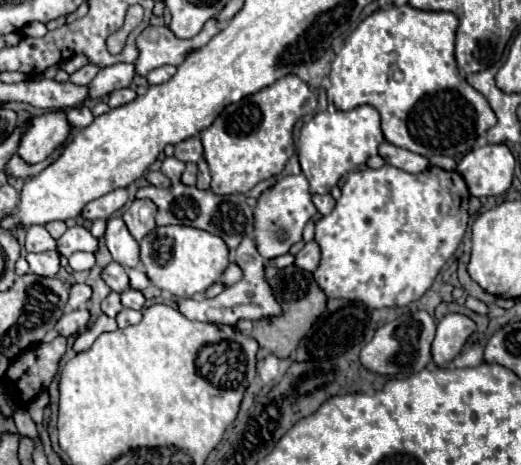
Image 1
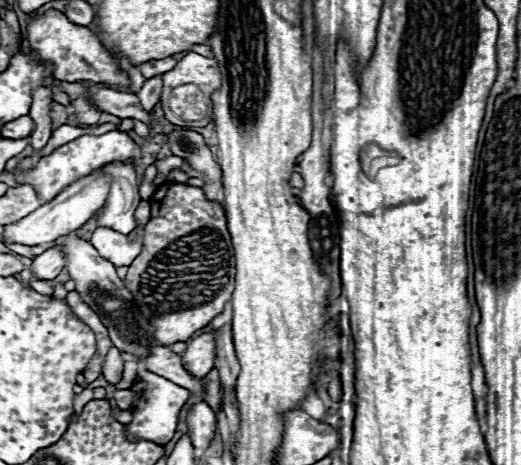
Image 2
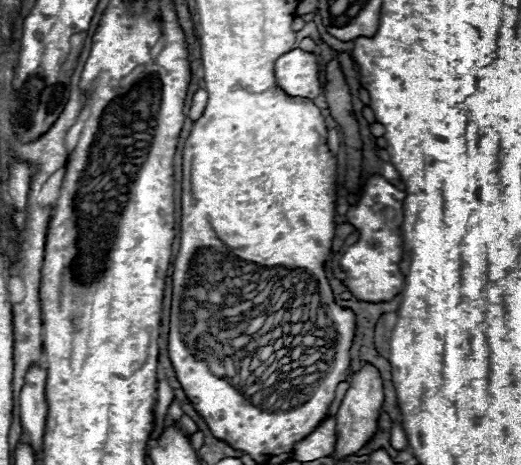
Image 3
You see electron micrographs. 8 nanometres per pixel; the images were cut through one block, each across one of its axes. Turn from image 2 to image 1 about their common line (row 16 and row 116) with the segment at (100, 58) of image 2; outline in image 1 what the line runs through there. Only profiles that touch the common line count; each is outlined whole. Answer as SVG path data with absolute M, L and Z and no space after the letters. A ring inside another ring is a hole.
M52 110L28 120L26 132L20 138L18 156L22 156L28 164L36 164L46 160L58 146L66 142L72 126L66 118L64 110Z

